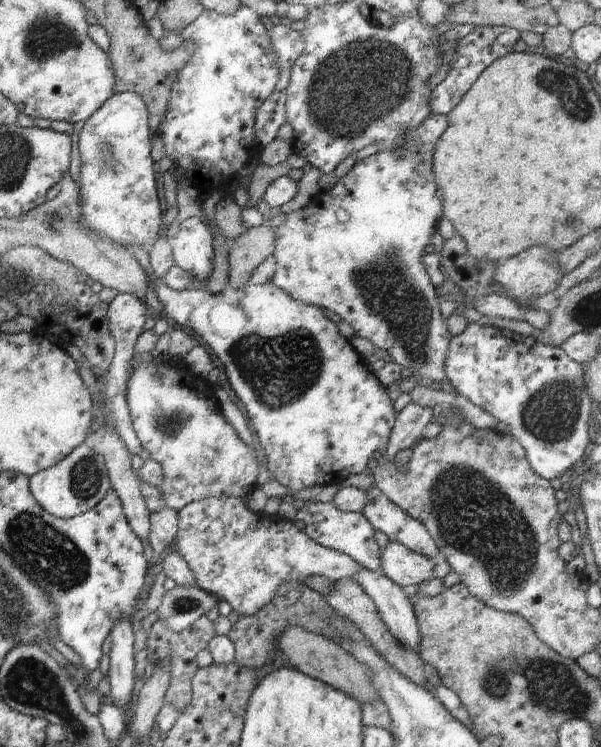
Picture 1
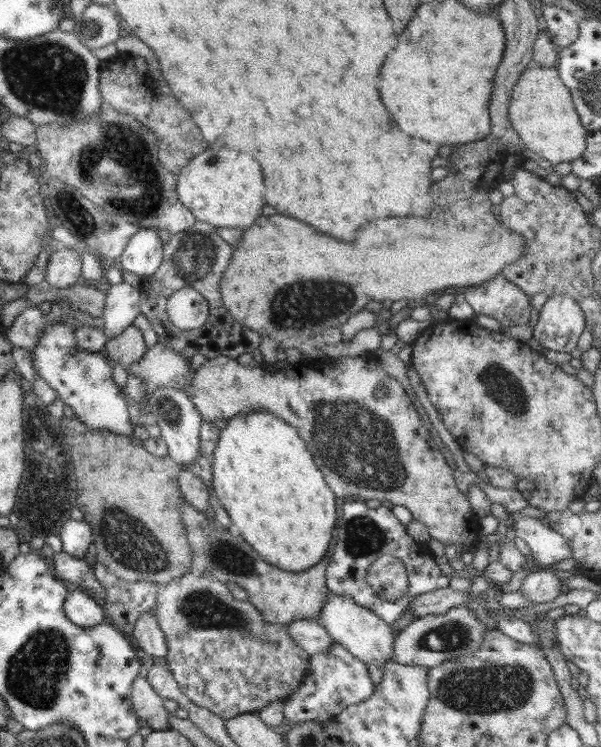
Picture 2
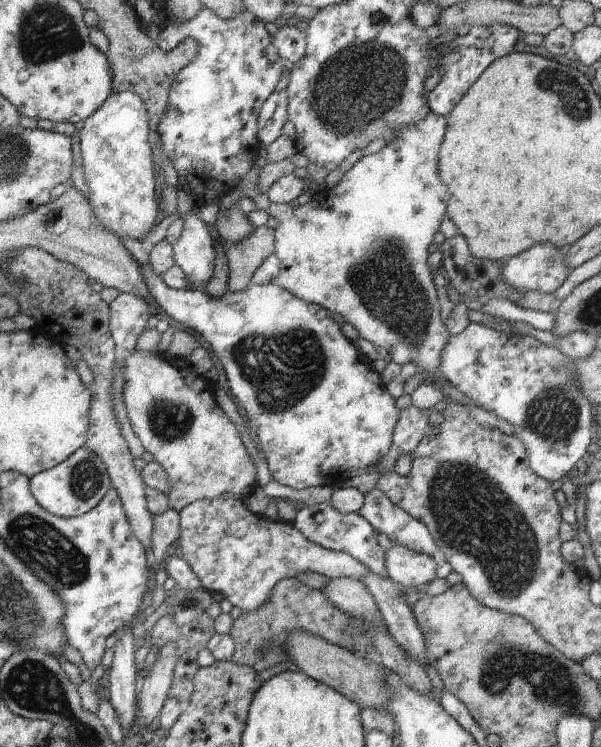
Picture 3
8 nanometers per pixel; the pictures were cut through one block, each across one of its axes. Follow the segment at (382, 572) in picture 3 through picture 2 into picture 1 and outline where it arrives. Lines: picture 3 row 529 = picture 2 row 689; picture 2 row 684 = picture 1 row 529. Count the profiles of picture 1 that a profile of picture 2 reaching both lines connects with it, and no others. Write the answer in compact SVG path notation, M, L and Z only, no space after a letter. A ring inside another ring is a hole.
M334 502L298 503L298 514L293 520L294 526L301 529L314 542L350 556L363 568L380 570L380 548L374 539L374 530L370 522L361 513L342 512Z

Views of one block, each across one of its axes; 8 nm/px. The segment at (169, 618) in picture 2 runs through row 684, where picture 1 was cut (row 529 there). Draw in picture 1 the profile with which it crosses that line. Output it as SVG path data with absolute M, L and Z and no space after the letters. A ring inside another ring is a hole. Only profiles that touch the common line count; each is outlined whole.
M218 496L196 500L178 511L178 532L176 548L182 559L188 564L195 584L214 595L218 600L230 604L238 616L252 616L264 608L276 594L280 584L303 581L308 576L322 576L332 581L352 579L356 570L362 566L342 552L325 548L311 540L292 521L284 520L278 514L256 514L246 505L245 498L236 496Z

